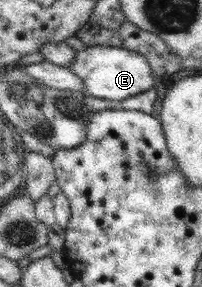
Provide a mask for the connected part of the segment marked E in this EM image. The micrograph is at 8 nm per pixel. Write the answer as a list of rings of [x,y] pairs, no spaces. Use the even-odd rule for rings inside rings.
[[[106,46],[85,47],[75,51],[75,60],[67,68],[81,79],[83,94],[97,99],[109,99],[121,109],[149,114],[155,107],[153,73],[147,59],[132,50]]]

